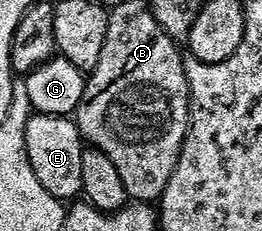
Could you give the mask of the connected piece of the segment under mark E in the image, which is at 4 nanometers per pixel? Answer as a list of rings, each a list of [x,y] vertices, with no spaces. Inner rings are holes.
[[[33,114],[26,125],[26,153],[34,169],[34,177],[42,181],[42,189],[61,201],[76,201],[82,195],[82,157],[86,150],[80,130],[71,118],[63,115]]]

